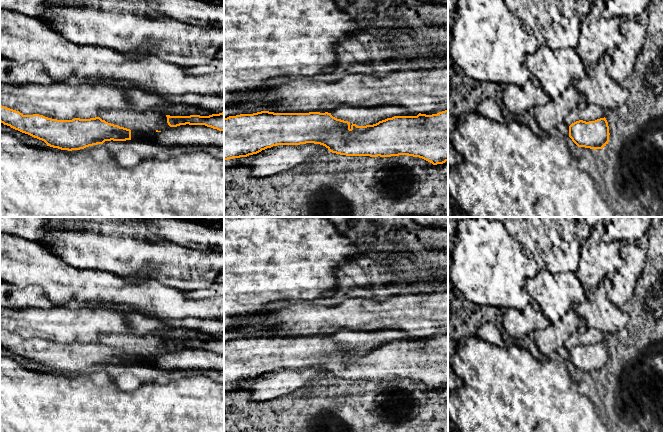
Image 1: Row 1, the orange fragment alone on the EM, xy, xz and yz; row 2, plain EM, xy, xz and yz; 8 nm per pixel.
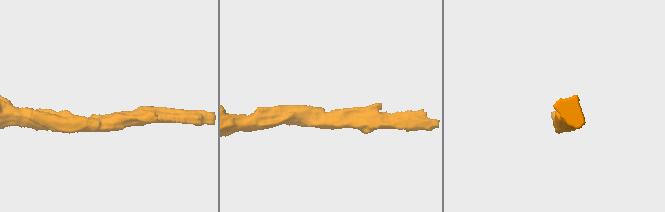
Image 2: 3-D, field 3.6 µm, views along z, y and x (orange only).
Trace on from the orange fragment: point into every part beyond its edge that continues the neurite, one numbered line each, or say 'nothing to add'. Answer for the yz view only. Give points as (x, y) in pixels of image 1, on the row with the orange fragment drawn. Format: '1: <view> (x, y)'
nothing to add

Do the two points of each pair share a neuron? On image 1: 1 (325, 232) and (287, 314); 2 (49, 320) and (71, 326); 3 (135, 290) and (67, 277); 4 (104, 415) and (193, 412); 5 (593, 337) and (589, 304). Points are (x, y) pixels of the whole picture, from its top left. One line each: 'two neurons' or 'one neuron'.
1: two neurons
2: one neuron
3: one neuron
4: one neuron
5: two neurons

